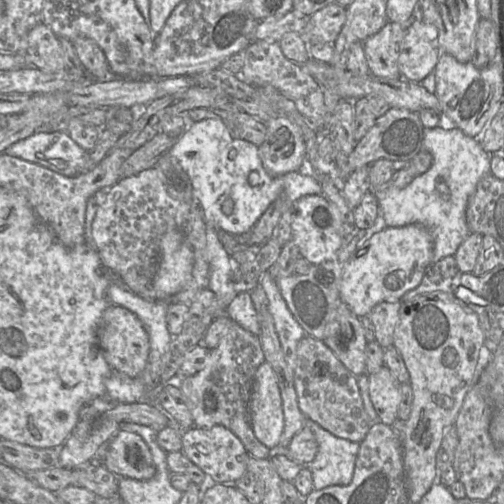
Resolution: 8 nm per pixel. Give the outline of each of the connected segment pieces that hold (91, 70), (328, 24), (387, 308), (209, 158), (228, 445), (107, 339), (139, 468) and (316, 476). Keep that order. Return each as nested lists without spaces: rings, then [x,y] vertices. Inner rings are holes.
[[[78,37],[71,42],[87,74],[93,79],[99,82],[106,82],[116,78],[116,75],[109,67],[103,50],[94,40]]]
[[[333,2],[308,17],[304,38],[309,44],[333,44],[346,21],[346,8]]]
[[[381,302],[369,314],[377,343],[384,349],[394,344],[394,332],[399,319],[401,302]]]
[[[206,118],[195,123],[189,123],[187,129],[176,139],[168,152],[178,160],[189,175],[193,185],[194,196],[202,210],[206,223],[207,253],[210,267],[208,288],[215,294],[215,302],[195,326],[191,327],[191,329],[182,330],[205,334],[210,324],[217,319],[216,309],[228,307],[238,295],[232,287],[231,257],[227,254],[219,241],[216,229],[220,228],[234,236],[243,234],[254,227],[269,205],[276,199],[285,199],[287,210],[292,208],[293,204],[301,197],[306,195],[321,195],[322,190],[318,181],[309,174],[289,172],[281,176],[271,176],[263,167],[258,147],[246,140],[233,138],[225,122],[221,118]],[[228,198],[233,200],[234,209],[231,215],[226,216],[221,211],[221,205]]]
[[[224,426],[209,429],[192,427],[182,432],[182,452],[206,475],[218,484],[235,484],[247,472],[247,460],[251,456],[240,439]]]
[[[108,304],[96,333],[104,358],[113,372],[121,372],[130,378],[135,378],[143,372],[150,351],[150,342],[144,325],[134,313],[122,306]]]
[[[121,431],[110,440],[104,466],[118,477],[146,481],[156,473],[149,447],[137,434]]]
[[[305,419],[305,426],[314,433],[318,442],[318,453],[308,466],[314,490],[349,485],[353,479],[360,444],[338,438],[309,419]]]

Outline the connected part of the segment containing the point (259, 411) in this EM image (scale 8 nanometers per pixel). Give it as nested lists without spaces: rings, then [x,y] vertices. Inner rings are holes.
[[[267,361],[255,373],[249,412],[256,438],[275,451],[284,432],[284,413],[278,380]]]

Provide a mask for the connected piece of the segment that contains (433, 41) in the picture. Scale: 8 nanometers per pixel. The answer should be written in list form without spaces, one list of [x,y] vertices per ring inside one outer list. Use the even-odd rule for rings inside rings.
[[[415,20],[405,26],[398,69],[402,78],[419,83],[434,70],[442,53],[437,46],[437,28]]]

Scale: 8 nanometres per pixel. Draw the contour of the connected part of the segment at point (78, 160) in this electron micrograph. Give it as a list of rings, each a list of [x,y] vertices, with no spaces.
[[[39,130],[10,145],[3,153],[68,177],[74,177],[87,168],[88,152],[66,131]]]

